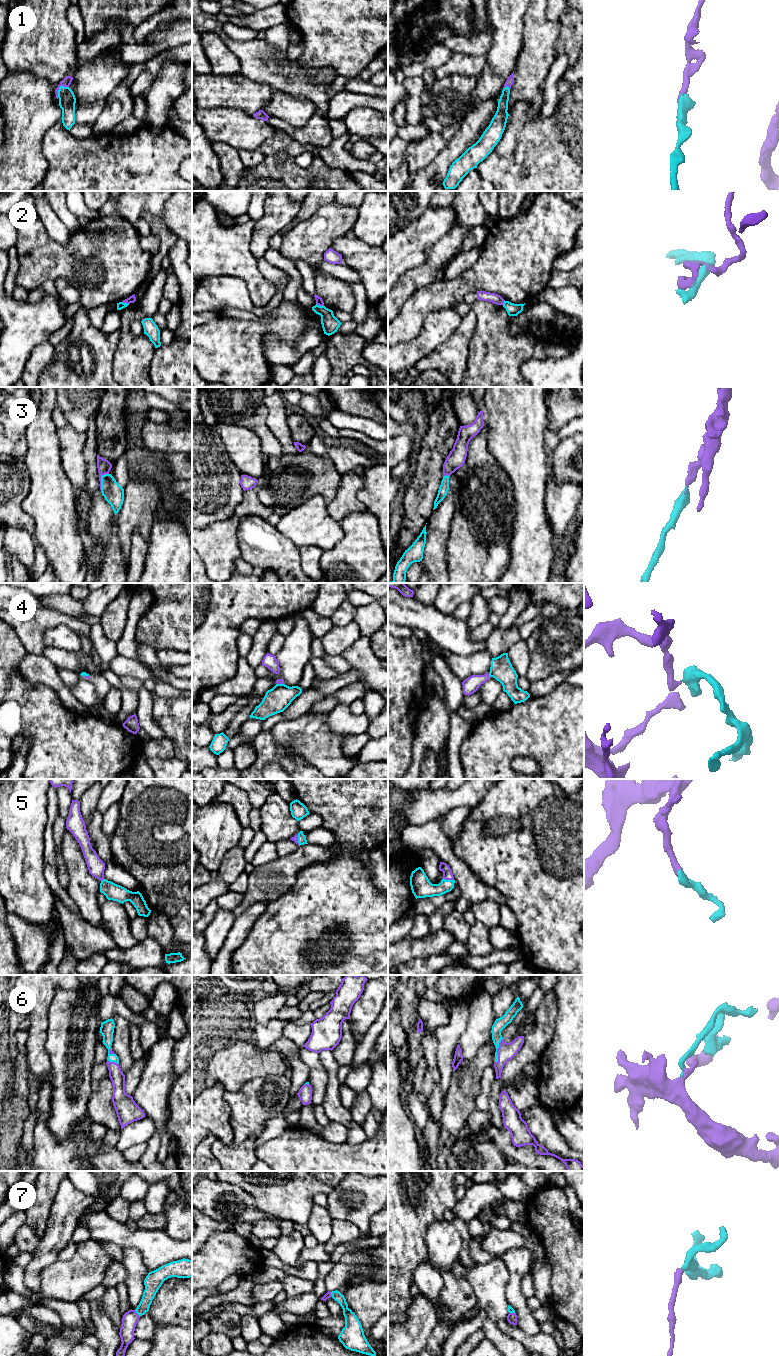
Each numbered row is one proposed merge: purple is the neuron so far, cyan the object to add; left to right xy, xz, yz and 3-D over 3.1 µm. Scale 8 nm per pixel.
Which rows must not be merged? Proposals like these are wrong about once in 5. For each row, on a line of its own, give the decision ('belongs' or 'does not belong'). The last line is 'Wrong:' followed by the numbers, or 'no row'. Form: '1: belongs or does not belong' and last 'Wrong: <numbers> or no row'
1: belongs
2: does not belong
3: belongs
4: does not belong
5: belongs
6: belongs
7: belongs
Wrong: 2, 4

